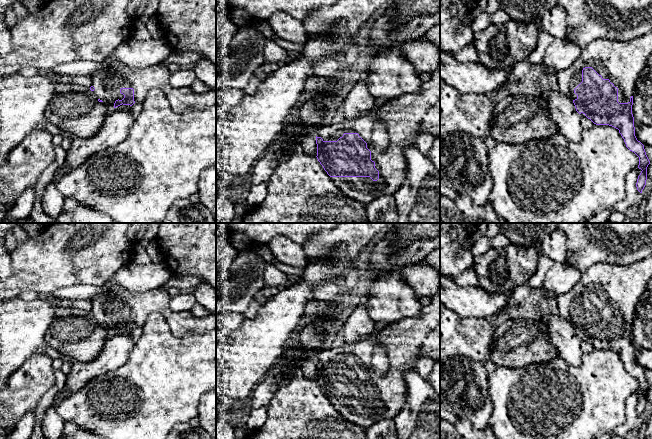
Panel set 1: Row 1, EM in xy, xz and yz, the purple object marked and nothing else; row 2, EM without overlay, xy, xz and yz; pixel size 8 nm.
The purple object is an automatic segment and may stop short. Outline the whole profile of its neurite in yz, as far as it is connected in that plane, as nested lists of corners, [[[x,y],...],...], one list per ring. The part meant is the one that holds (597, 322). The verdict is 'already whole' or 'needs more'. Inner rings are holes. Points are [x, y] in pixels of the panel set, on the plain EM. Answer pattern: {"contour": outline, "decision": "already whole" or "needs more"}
{"contour": [[[647,257],[643,260],[640,260],[638,262],[629,264],[629,265],[618,265],[618,264],[609,264],[609,263],[597,263],[588,269],[586,269],[583,273],[581,273],[581,278],[579,282],[567,293],[564,293],[562,295],[558,295],[556,298],[557,307],[559,315],[566,321],[568,321],[570,324],[573,325],[576,335],[581,338],[583,337],[588,343],[590,343],[594,348],[596,349],[609,349],[619,354],[619,357],[621,358],[622,362],[624,363],[624,366],[626,368],[626,371],[634,376],[639,381],[639,389],[638,392],[641,393],[641,397],[638,400],[636,411],[637,414],[642,417],[642,414],[644,413],[646,409],[647,404],[647,391],[650,388],[650,385],[646,379],[644,369],[637,364],[635,360],[635,351],[634,351],[634,341],[632,338],[632,329],[633,329],[633,319],[635,316],[635,308],[638,303],[638,300],[641,298],[643,292],[645,291],[649,281],[652,279],[652,257]]], "decision": "needs more"}

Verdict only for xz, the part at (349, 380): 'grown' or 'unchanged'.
grown

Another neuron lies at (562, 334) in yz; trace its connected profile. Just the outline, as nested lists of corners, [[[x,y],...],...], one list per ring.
[[[543,315],[541,321],[547,326],[550,341],[558,350],[559,356],[569,365],[580,366],[584,355],[582,341],[576,335],[573,325],[560,315]]]

